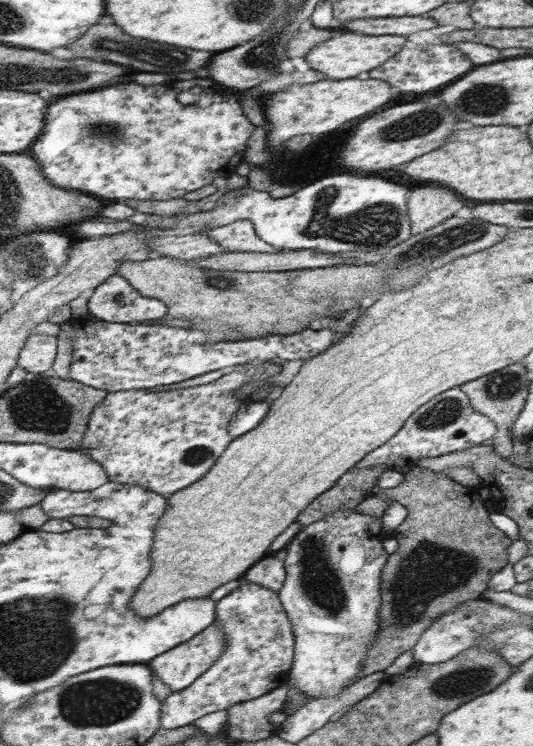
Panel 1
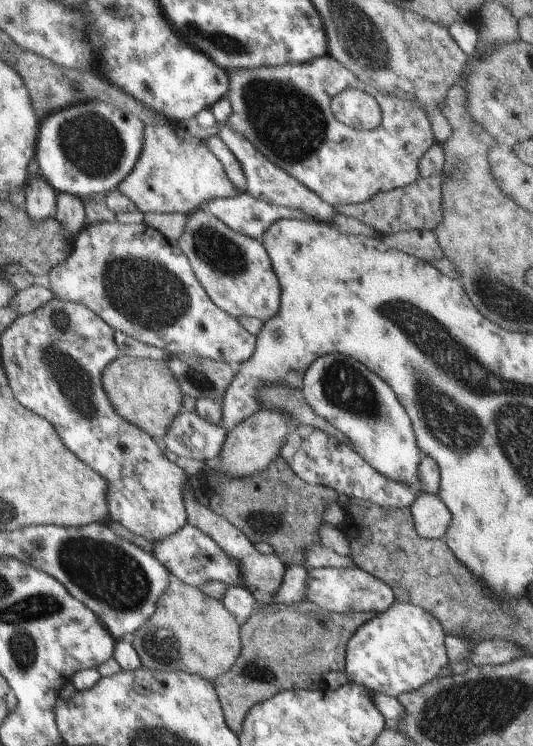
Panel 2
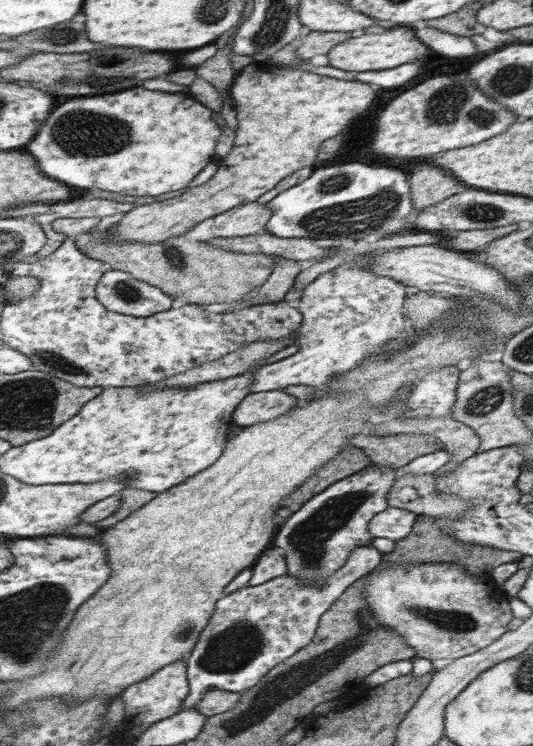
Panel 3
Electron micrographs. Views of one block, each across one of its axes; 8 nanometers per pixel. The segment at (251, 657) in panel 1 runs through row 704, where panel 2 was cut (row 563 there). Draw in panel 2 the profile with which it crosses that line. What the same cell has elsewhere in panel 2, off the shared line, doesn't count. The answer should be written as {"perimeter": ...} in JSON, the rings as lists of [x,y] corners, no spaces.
{"perimeter":[[[187,524],[178,533],[160,539],[153,544],[153,554],[167,567],[172,575],[193,587],[199,587],[207,580],[219,580],[227,586],[246,588],[235,562],[228,559],[219,543],[211,536],[204,534],[204,531],[200,530],[199,527]]]}

